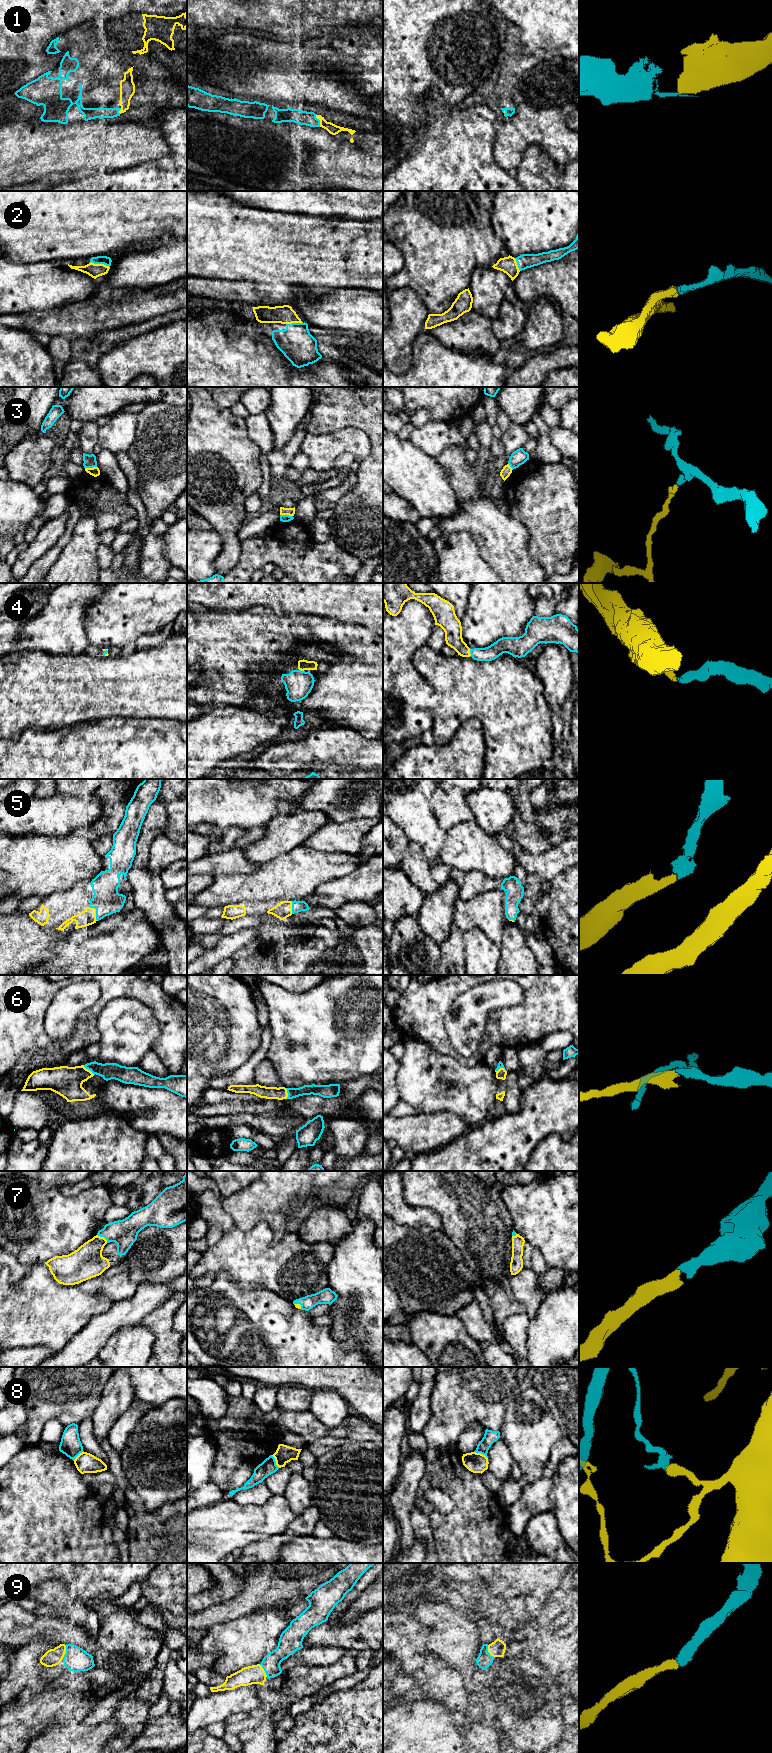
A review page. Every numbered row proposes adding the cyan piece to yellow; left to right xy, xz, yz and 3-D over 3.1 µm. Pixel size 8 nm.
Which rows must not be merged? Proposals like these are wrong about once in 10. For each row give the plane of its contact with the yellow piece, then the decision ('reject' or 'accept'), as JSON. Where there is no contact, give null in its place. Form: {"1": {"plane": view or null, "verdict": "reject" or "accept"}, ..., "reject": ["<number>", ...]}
{"1": {"plane": "xz", "verdict": "accept"}, "2": {"plane": "xy", "verdict": "accept"}, "3": {"plane": "xz", "verdict": "reject"}, "4": {"plane": "yz", "verdict": "accept"}, "5": {"plane": "xy", "verdict": "accept"}, "6": {"plane": "xy", "verdict": "accept"}, "7": {"plane": "xy", "verdict": "accept"}, "8": {"plane": "yz", "verdict": "reject"}, "9": {"plane": "xy", "verdict": "accept"}, "reject": ["3", "8"]}

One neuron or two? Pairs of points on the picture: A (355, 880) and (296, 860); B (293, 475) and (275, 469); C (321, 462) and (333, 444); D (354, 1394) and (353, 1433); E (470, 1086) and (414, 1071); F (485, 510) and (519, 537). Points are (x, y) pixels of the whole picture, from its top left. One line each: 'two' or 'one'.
A: two
B: two
C: one
D: two
E: one
F: one

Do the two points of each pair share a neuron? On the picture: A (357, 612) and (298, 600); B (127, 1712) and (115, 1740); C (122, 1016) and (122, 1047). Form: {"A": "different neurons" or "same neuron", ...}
{"A": "same neuron", "B": "same neuron", "C": "same neuron"}

